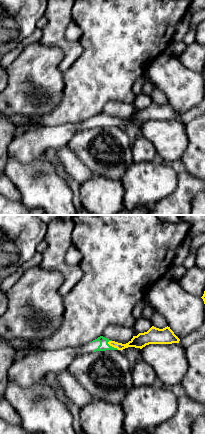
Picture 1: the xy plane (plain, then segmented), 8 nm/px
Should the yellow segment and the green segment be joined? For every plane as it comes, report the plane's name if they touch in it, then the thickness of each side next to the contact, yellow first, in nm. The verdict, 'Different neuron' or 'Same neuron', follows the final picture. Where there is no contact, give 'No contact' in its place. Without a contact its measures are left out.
Touches yellow in xy. Thickness 110 nm (yellow) against 70 nm

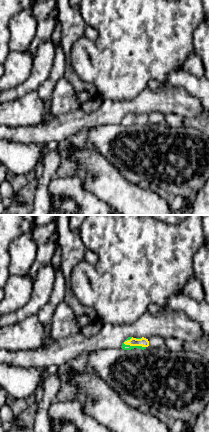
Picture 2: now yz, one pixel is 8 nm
Touches yellow in yz. Thickness 70 nm (yellow) against 50 nm

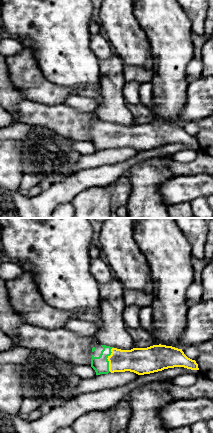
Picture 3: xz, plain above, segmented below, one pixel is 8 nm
Touches yellow in xz. Thickness 200 nm (yellow) against 130 nm

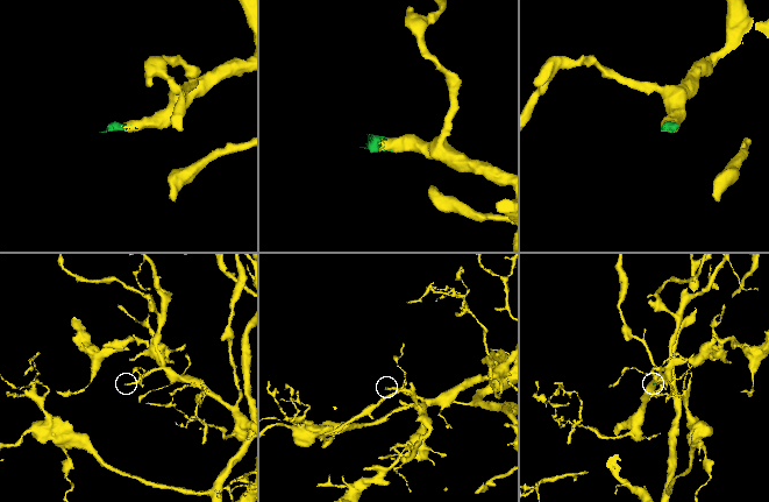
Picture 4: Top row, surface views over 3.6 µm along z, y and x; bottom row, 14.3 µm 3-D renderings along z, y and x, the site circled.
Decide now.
Same neuron

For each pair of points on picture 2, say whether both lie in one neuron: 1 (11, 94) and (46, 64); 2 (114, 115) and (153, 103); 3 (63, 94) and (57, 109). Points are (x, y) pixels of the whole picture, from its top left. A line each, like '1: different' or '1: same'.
1: same
2: same
3: same

